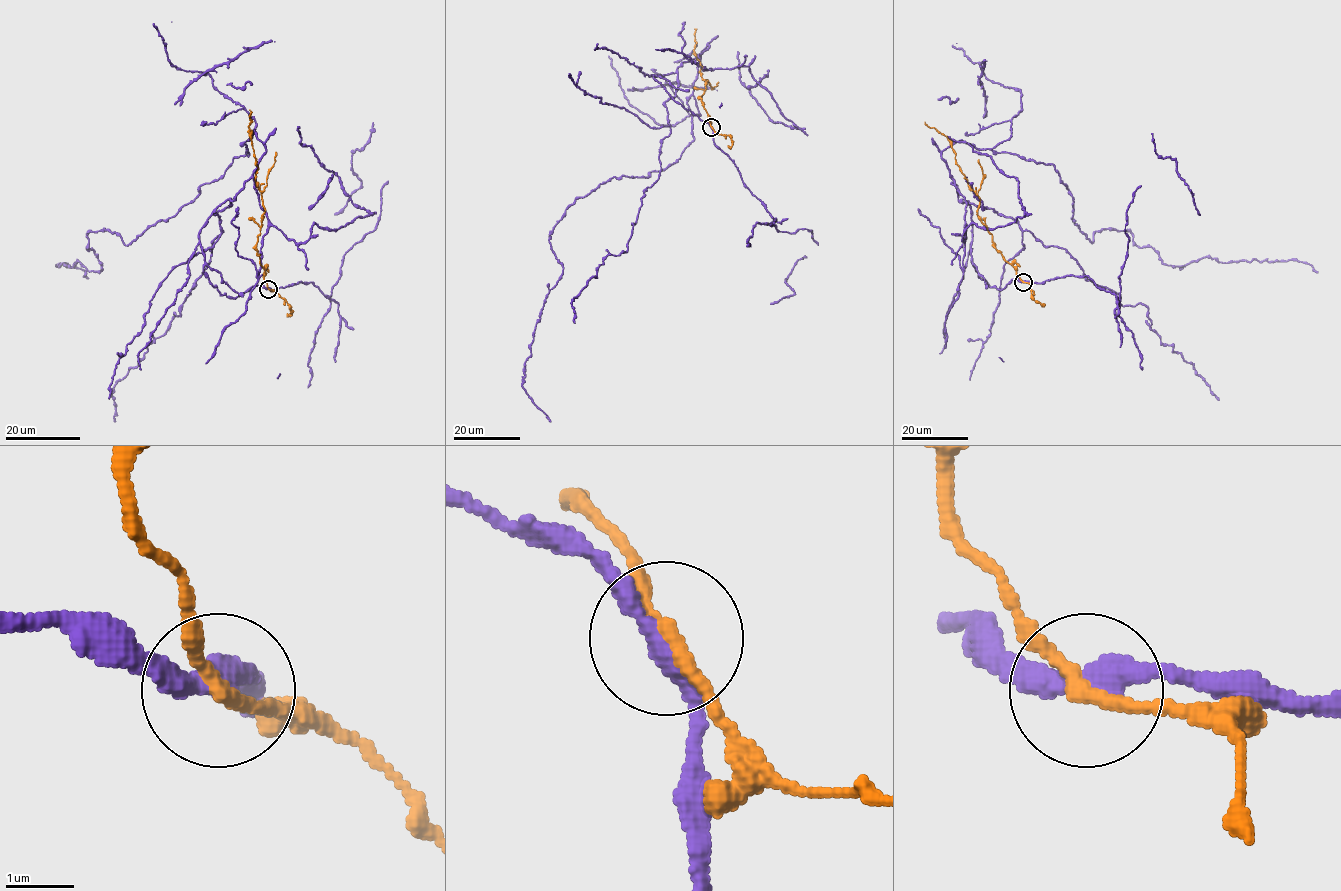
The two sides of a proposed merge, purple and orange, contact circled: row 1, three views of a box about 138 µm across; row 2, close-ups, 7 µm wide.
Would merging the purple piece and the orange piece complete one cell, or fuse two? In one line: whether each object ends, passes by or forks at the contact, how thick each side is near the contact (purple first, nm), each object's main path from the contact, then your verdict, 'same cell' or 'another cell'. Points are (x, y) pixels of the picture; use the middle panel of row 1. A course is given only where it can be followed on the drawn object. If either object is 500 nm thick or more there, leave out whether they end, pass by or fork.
purple passes by; orange passes by; 320 nm thick on the purple side, 200 nm on the other; purple runs (711, 127), (650, 76), (707, 45), (680, 157), (604, 181), (550, 235), (562, 275), (522, 387), (550, 421); orange runs (711, 127), (700, 98), (708, 81), (705, 84), (700, 72), (702, 68), (694, 50), (695, 29); another cell

